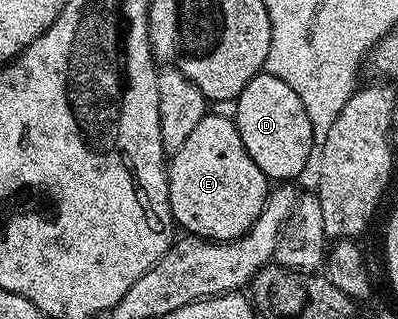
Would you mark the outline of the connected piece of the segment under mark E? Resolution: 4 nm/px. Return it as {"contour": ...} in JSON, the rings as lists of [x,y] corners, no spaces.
{"contour":[[[213,113],[204,116],[184,145],[169,156],[166,176],[175,224],[181,230],[183,227],[187,236],[213,239],[215,243],[242,236],[260,217],[271,189],[260,165],[248,157],[234,120]]]}

